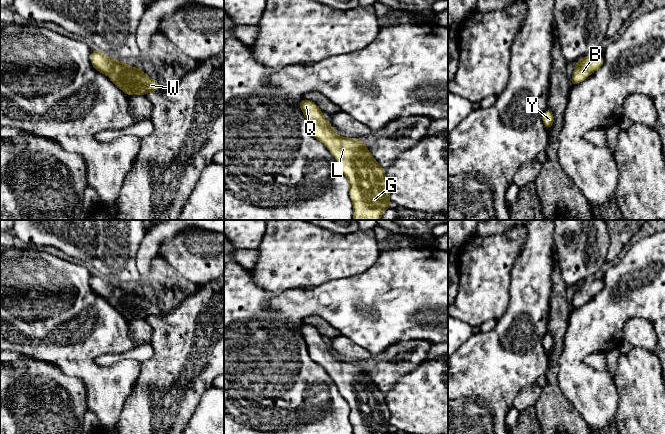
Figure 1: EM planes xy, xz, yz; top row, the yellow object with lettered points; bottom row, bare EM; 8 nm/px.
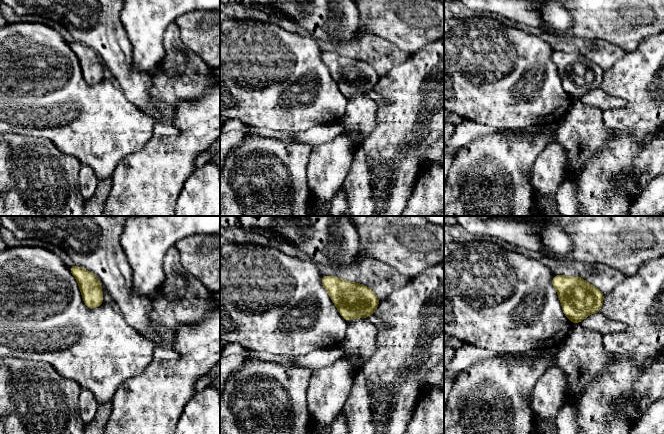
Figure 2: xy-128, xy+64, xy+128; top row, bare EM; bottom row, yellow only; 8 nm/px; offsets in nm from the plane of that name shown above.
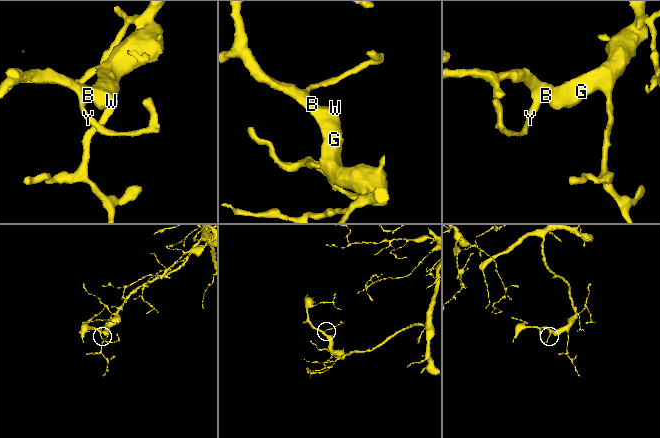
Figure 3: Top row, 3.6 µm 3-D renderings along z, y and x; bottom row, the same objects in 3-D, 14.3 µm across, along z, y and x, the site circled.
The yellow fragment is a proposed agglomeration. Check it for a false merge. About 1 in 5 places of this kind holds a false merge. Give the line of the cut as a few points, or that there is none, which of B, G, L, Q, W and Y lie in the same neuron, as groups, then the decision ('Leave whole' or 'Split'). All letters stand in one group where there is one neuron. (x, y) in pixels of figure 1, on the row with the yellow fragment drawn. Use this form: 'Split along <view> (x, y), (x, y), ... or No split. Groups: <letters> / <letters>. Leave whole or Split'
No split. Groups: B G L Q W Y. Leave whole

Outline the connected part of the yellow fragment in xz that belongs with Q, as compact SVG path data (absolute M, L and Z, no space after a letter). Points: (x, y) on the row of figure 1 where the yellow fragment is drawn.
M302 98L299 105L311 135L326 145L338 165L354 165L353 168L340 168L350 185L353 220L380 220L384 211L392 206L389 200L391 189L384 168L360 138L337 136L337 131L324 119L317 104Z

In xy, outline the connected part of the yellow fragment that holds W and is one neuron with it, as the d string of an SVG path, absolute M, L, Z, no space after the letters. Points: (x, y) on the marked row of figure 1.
M98 50L91 53L91 64L97 71L108 75L126 95L147 95L160 87L159 83L148 77L141 68L130 68L125 62L114 61L113 57L107 57Z

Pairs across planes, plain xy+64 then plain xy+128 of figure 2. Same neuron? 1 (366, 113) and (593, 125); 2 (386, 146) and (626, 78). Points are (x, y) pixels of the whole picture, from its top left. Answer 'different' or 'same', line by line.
1: same
2: same

